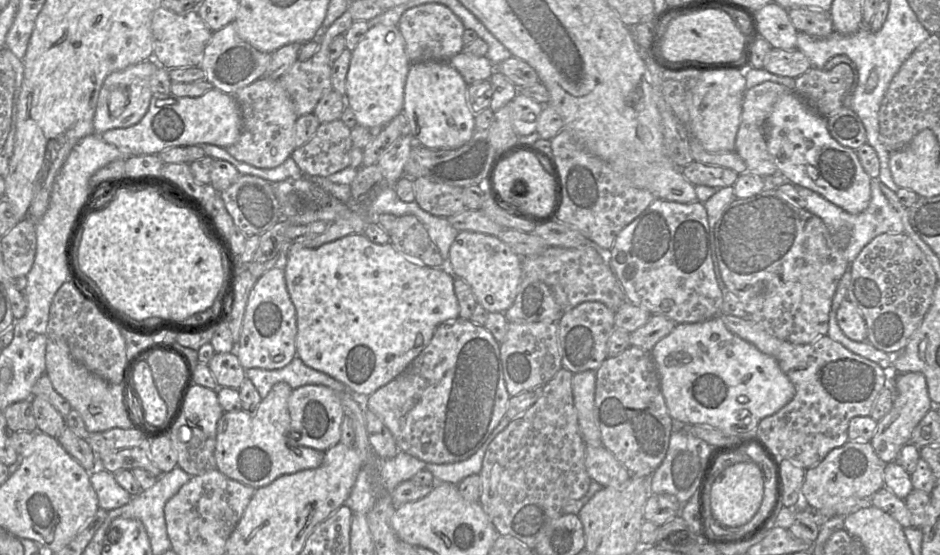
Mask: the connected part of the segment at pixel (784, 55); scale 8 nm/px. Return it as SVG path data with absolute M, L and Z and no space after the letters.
M772 48L765 56L762 69L779 76L793 79L812 67L810 60L799 50Z

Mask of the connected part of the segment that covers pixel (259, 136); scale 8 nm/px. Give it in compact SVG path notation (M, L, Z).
M260 78L238 90L234 97L242 115L242 129L238 140L225 149L236 160L260 169L272 169L287 160L295 147L297 114L286 90L277 80Z

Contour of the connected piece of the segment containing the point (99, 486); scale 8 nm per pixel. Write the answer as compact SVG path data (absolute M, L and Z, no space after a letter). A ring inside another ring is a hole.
M102 470L90 472L90 482L97 494L99 507L106 511L127 504L132 495L115 480L114 473Z

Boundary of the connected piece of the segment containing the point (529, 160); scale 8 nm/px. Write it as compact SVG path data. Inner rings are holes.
M525 151L498 160L489 180L493 192L505 202L527 212L543 216L555 214L561 205L561 190L557 178L556 164L550 158L546 159L552 167L552 173L543 167L537 155Z

